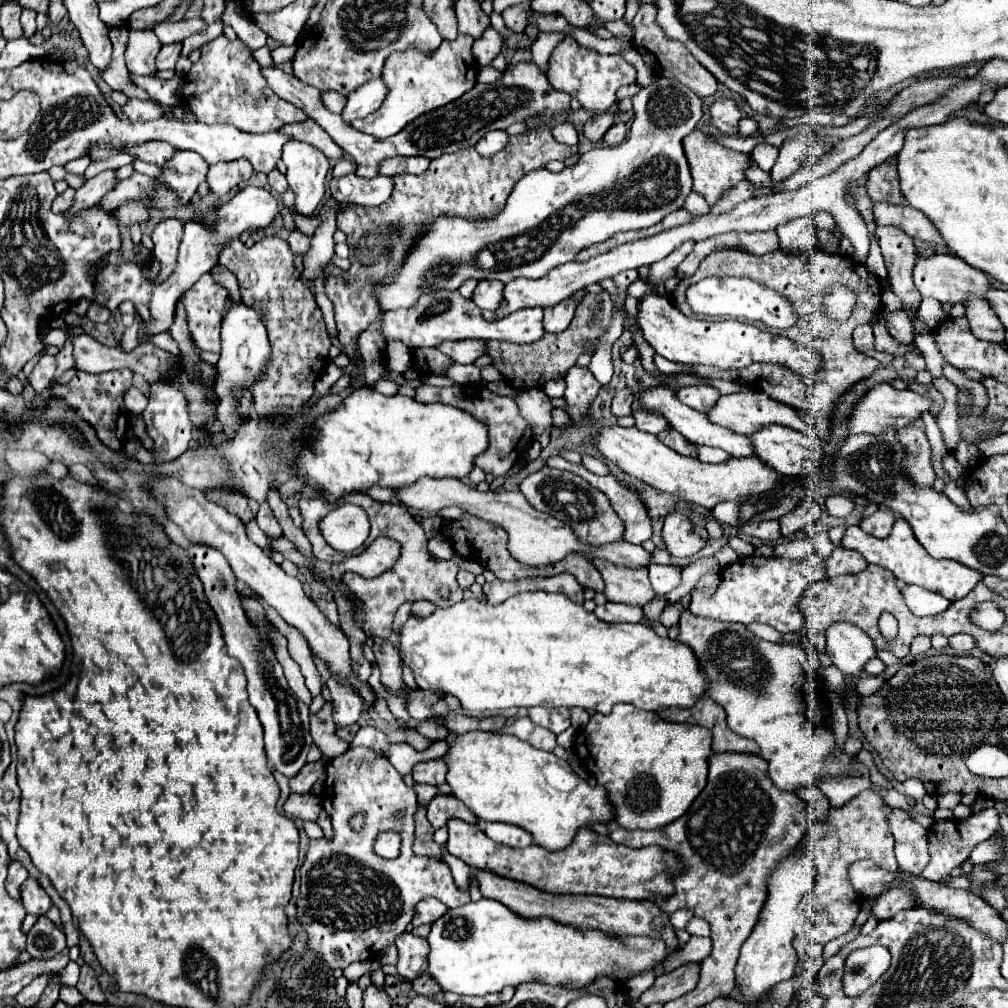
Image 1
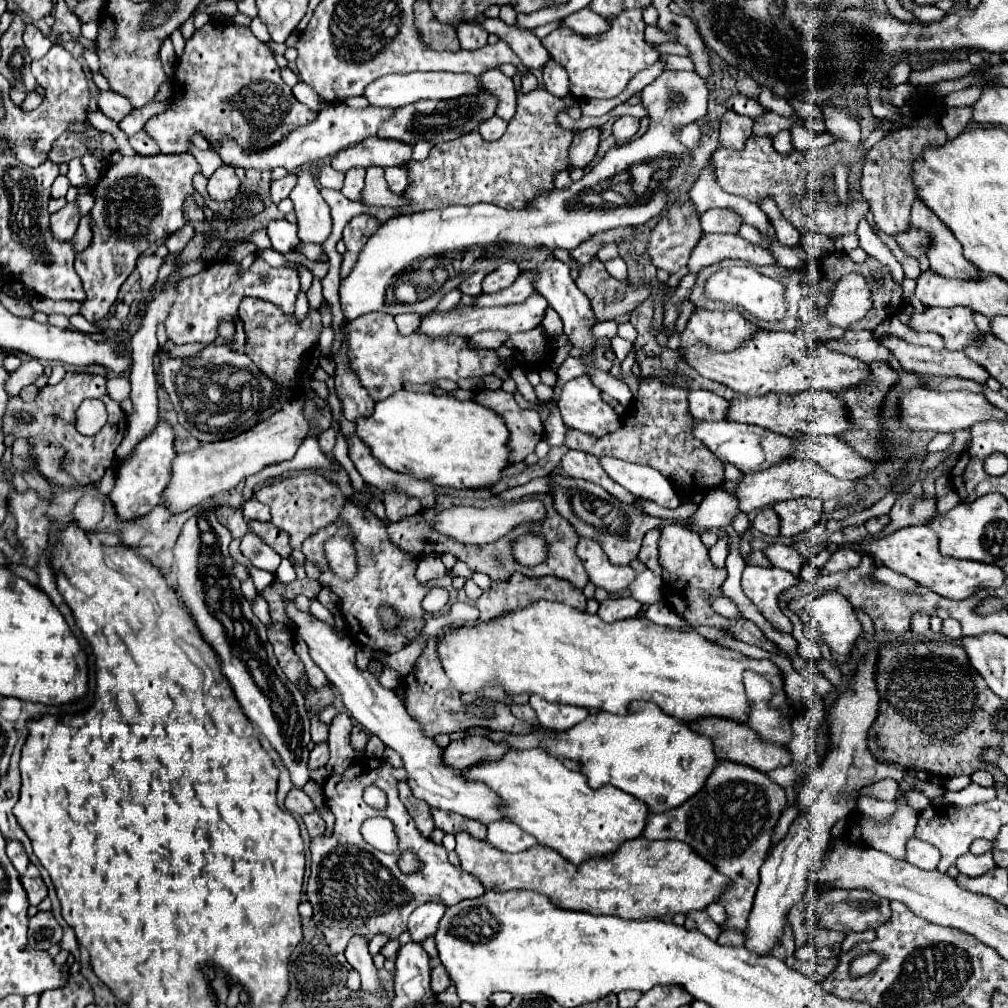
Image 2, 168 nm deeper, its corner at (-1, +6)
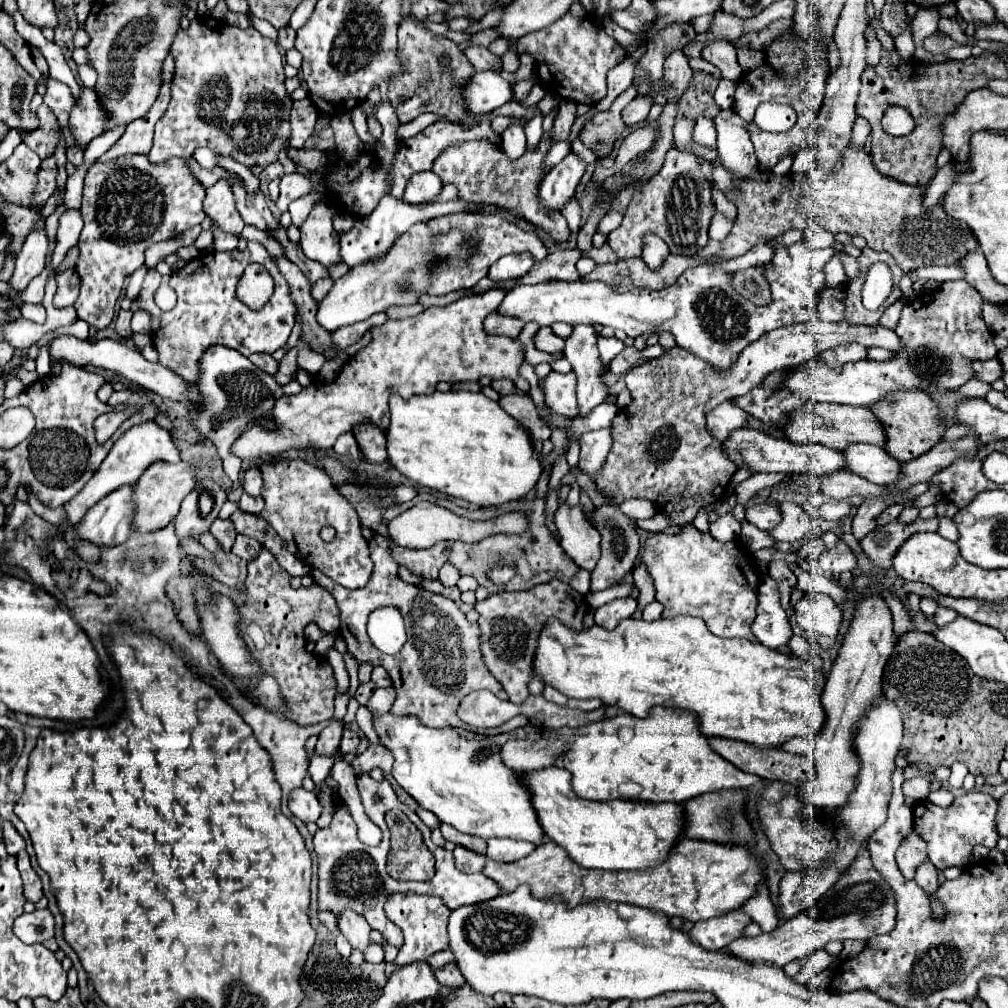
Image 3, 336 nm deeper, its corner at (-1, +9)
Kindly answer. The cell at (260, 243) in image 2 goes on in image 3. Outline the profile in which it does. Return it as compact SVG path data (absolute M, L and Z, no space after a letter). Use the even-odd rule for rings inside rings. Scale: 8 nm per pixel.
M330 277L318 280L311 288L312 297L317 302L320 302L328 294L333 283L334 281Z

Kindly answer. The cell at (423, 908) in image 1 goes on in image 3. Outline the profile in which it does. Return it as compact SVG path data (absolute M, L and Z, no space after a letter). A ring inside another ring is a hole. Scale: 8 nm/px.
M396 892L386 898L384 904L386 916L390 922L394 922L402 934L404 934L404 946L400 948L394 964L396 966L408 966L412 962L424 962L428 956L446 950L450 940L448 940L448 916L450 908L442 902L438 896L422 896L422 894L412 894L412 892Z

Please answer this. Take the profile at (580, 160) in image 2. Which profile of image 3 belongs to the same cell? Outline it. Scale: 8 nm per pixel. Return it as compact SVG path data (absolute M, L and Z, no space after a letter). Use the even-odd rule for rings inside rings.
M570 152L556 168L552 168L540 184L538 200L540 208L546 212L560 212L570 198L586 170L586 162L582 162L574 152Z

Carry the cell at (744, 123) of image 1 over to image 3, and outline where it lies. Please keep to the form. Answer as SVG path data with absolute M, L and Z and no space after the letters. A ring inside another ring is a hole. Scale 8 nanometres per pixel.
M720 80L718 88L716 88L716 94L714 94L714 102L720 106L720 108L732 108L734 104L734 86L736 82L732 80Z

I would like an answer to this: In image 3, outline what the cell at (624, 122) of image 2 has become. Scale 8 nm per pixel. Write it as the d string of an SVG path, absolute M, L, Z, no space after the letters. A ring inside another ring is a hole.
M636 96L624 110L622 110L622 120L626 126L636 126L640 122L646 120L650 106L652 106L654 98L652 96Z

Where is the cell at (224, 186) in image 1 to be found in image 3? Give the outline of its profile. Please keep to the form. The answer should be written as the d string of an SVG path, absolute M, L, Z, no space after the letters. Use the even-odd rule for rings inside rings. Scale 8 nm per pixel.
M216 182L206 190L204 198L204 214L222 230L234 236L240 236L244 228L244 220L236 210L236 202L232 190L226 182Z

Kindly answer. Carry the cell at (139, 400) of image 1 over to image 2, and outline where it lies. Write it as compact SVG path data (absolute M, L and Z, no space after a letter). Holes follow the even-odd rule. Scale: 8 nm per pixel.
M126 377L108 379L108 393L114 401L124 401L126 397L130 397L130 381Z

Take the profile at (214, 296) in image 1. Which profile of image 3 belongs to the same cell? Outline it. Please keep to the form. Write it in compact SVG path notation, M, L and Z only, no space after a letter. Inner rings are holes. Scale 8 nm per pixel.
M250 242L244 252L230 250L200 254L198 258L186 262L182 268L172 272L170 286L178 294L178 304L170 312L162 312L154 302L154 292L158 286L160 272L150 270L142 282L142 290L136 302L140 310L150 314L150 334L158 352L158 362L178 376L186 378L186 382L198 380L200 360L210 346L222 344L238 350L242 356L250 356L254 352L274 354L278 348L284 348L294 328L294 304L290 302L286 280L282 280L282 274L278 274L278 268L270 260L270 254L258 242ZM250 262L262 264L266 272L274 278L274 294L260 312L250 310L236 298L236 284Z

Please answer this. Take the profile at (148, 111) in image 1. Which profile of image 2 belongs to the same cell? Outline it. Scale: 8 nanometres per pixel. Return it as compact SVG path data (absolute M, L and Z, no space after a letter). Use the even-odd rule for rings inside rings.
M102 91L98 97L98 107L102 109L102 113L106 117L110 117L112 121L122 121L126 115L130 115L134 111L132 103L128 97L112 93L112 91Z

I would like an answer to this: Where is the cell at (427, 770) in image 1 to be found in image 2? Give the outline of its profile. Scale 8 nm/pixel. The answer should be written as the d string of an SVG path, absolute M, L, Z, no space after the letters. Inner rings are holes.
M468 737L462 741L450 741L450 745L442 751L442 763L450 769L462 771L472 763L494 759L502 755L506 749L506 743L494 743L484 737Z

